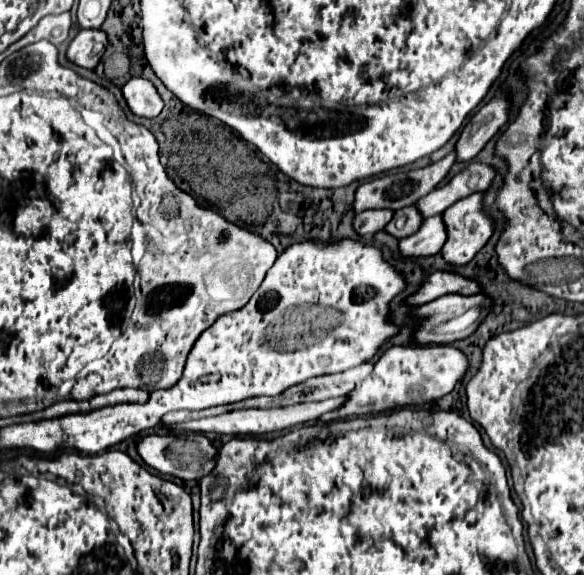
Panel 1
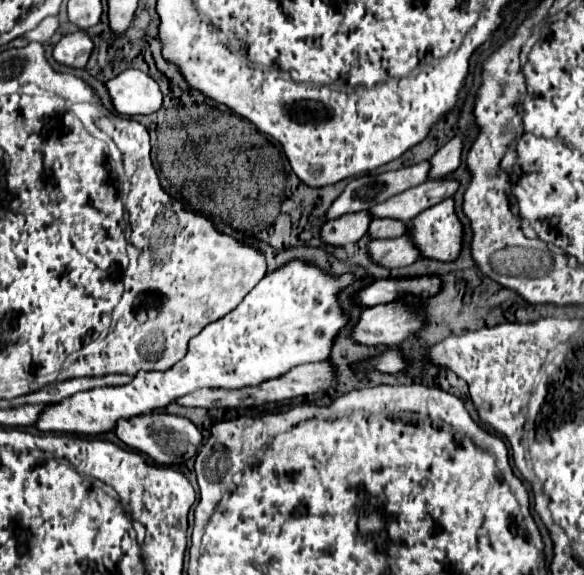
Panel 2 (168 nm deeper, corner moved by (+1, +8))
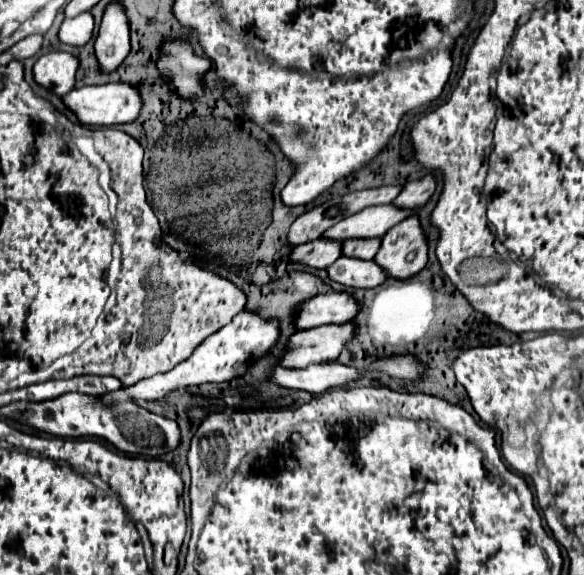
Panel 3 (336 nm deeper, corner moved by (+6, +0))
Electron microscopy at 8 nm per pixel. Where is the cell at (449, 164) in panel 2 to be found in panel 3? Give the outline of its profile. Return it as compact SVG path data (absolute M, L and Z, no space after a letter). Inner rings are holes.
M424 176L422 180L408 182L400 190L400 196L392 200L392 204L396 204L396 208L410 208L412 212L416 212L418 208L422 208L428 202L434 188L436 188L436 180L432 176Z

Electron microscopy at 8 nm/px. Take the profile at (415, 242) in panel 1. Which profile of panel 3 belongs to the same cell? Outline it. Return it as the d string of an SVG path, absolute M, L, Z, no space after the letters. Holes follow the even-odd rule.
M338 258L328 266L330 280L344 284L348 288L376 288L386 280L384 270L374 264L374 260L356 260L356 258Z

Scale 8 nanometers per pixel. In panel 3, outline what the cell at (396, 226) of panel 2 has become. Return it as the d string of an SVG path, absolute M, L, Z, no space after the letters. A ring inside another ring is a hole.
M380 238L374 240L346 240L342 244L342 256L358 258L358 260L372 260L380 248Z

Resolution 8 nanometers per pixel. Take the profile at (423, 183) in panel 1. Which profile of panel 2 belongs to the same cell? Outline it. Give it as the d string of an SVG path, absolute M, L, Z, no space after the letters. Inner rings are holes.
M425 160L395 172L363 174L347 184L343 194L329 208L327 218L337 218L349 212L373 208L373 204L381 204L395 194L401 194L413 186L419 186L429 178L429 168L431 164Z

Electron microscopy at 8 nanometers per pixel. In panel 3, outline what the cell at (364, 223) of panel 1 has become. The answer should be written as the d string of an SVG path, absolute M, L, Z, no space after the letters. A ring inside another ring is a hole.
M318 238L306 244L296 246L288 260L296 262L296 264L308 264L312 268L328 268L338 256L340 256L340 246L342 242L332 242L326 238Z

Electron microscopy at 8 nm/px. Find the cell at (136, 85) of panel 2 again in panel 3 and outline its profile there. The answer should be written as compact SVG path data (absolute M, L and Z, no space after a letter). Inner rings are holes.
M104 84L104 86L84 86L84 88L72 88L66 96L62 96L62 102L68 110L72 110L82 124L88 126L112 126L112 124L126 124L138 118L142 108L142 98L136 88L128 84Z

